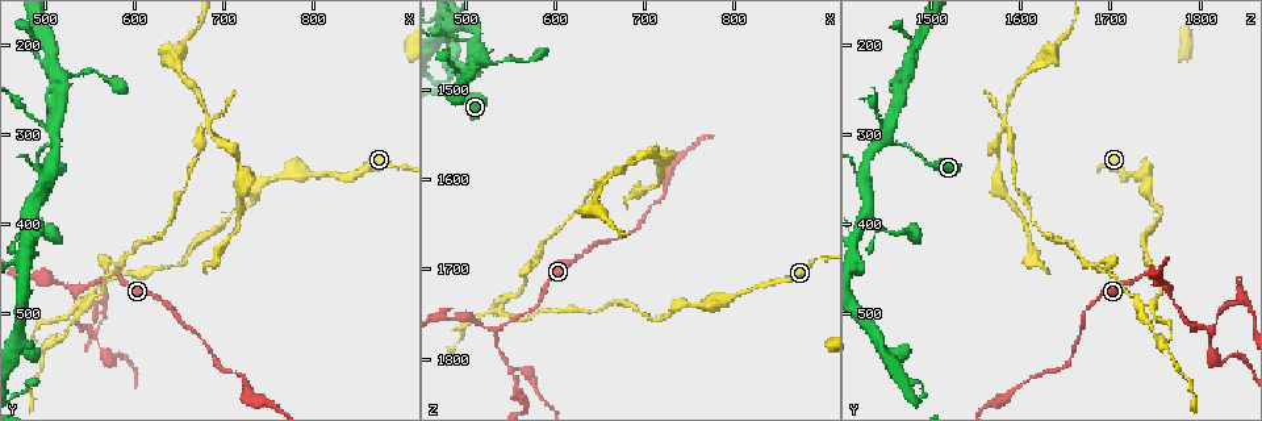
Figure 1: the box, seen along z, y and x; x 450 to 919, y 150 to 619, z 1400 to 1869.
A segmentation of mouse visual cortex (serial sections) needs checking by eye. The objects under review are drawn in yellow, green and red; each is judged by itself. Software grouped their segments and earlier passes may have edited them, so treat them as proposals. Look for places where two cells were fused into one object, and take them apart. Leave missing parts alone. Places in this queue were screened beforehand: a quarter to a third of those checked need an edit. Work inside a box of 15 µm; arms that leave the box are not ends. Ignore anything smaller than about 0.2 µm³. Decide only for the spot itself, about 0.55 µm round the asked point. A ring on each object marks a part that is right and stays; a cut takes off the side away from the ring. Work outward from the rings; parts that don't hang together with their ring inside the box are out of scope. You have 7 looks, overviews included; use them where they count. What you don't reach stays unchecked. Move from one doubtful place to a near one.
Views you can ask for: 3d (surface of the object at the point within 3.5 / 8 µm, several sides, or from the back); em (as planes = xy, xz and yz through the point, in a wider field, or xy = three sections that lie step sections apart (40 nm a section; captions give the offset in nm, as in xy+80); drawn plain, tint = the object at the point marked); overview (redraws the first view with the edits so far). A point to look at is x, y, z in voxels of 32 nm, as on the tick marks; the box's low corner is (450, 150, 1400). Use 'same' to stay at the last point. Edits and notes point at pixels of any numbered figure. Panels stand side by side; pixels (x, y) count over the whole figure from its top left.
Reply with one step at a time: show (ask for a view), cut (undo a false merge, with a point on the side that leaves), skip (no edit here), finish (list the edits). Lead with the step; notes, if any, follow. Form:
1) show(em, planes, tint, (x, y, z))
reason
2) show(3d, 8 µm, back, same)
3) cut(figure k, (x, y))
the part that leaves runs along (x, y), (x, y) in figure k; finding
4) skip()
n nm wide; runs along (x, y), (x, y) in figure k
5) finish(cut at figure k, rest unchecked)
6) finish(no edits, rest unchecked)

show(3d, 8 µm, (515, 305, 1455))
four arms meet

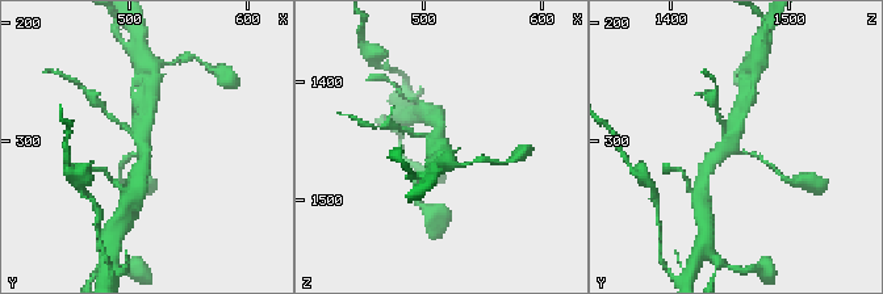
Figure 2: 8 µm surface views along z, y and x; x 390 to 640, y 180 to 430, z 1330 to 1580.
show(em, xy, step 3, tint, (514, 308, 1454))
4 arms; arms of 150, 150, 350, 350 nm; now the EM

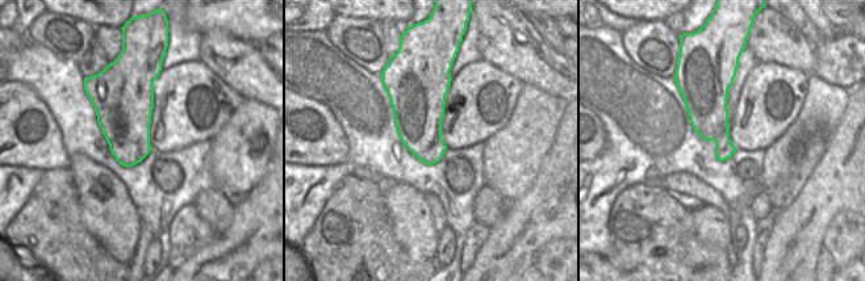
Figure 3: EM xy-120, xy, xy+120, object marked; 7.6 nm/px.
skip()
runs along (422, 172), (439, 150), (436, 114) in figure 2; one cell here

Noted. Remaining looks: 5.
show(3d, 3.5 µm, (550, 485, 1755))
a narrow waist

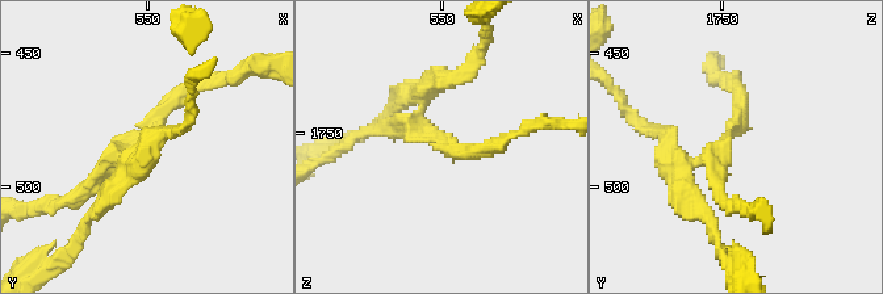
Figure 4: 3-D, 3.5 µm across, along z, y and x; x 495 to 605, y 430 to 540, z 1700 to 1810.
show(em, xy, step 1, tint, (548, 482, 1752))

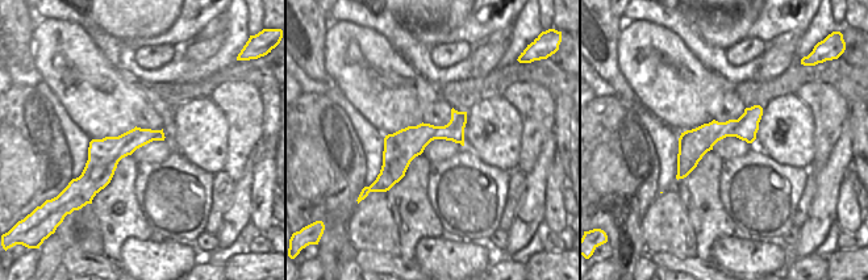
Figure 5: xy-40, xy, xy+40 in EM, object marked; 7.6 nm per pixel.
show(em, xy, step 5, tint, same)
another direction

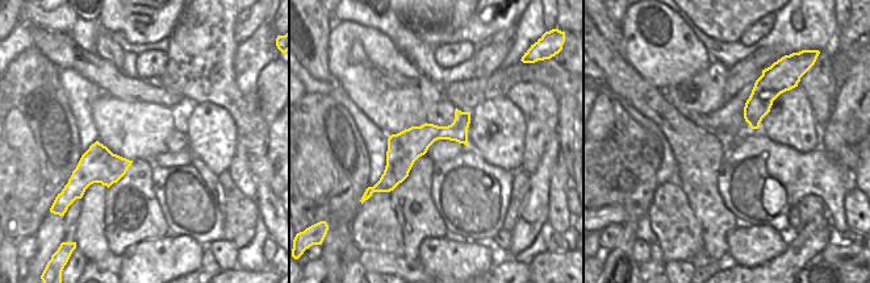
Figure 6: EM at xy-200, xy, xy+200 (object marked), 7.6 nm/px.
cut(figure 4, (153, 145))
the part that leaves runs along (130, 163), (187, 124), (191, 95) in figure 4; two cells meet here

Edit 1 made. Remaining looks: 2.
show(3d, 3.5 µm, (575, 555, 1825))
sudden change in width

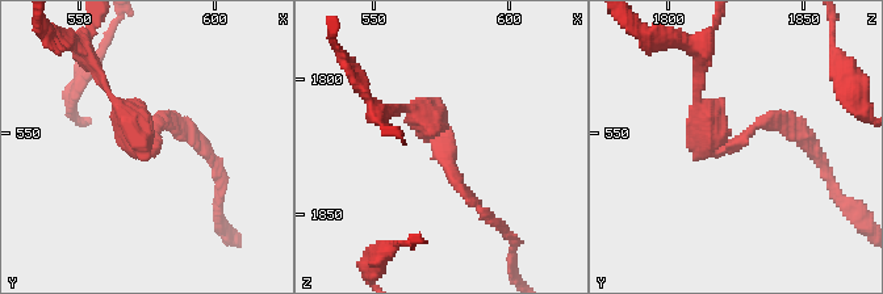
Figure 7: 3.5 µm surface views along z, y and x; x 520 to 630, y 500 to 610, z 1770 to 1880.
show(em, xy, step 1, tint, (575, 554, 1825))
arms of 150, 150 nm; now the EM

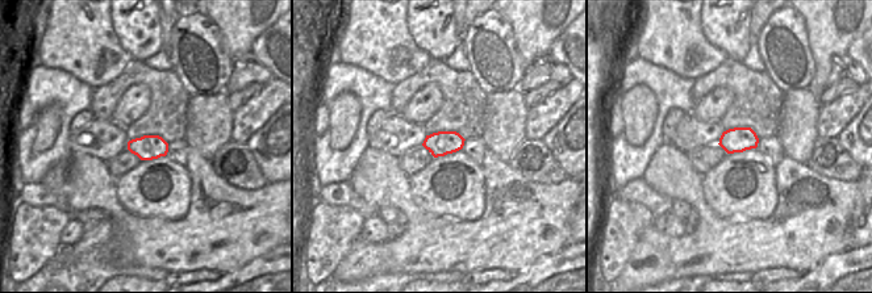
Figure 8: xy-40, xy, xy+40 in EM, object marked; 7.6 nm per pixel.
cut(figure 7, (768, 121))
the part that leaves runs along (731, 145), (757, 125), (791, 121), (815, 148) in figure 7; a second cell is stuck on

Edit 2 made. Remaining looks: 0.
finish(cut at figure 4, cut at figure 7, rest unchecked)

